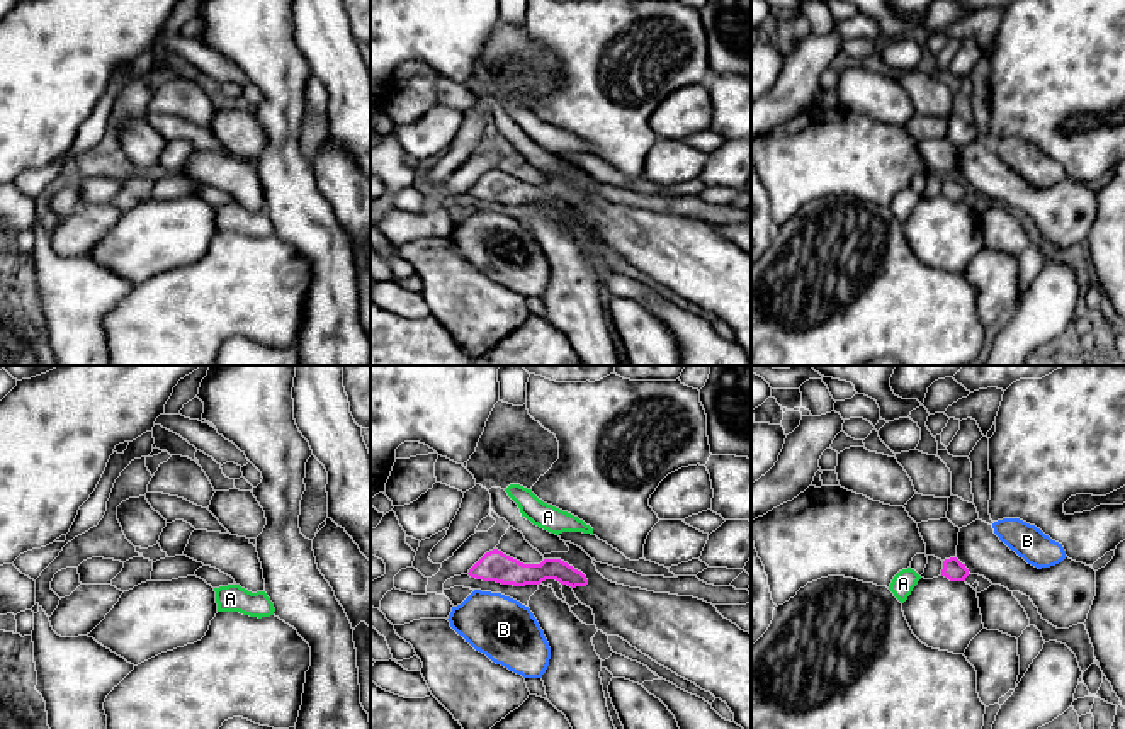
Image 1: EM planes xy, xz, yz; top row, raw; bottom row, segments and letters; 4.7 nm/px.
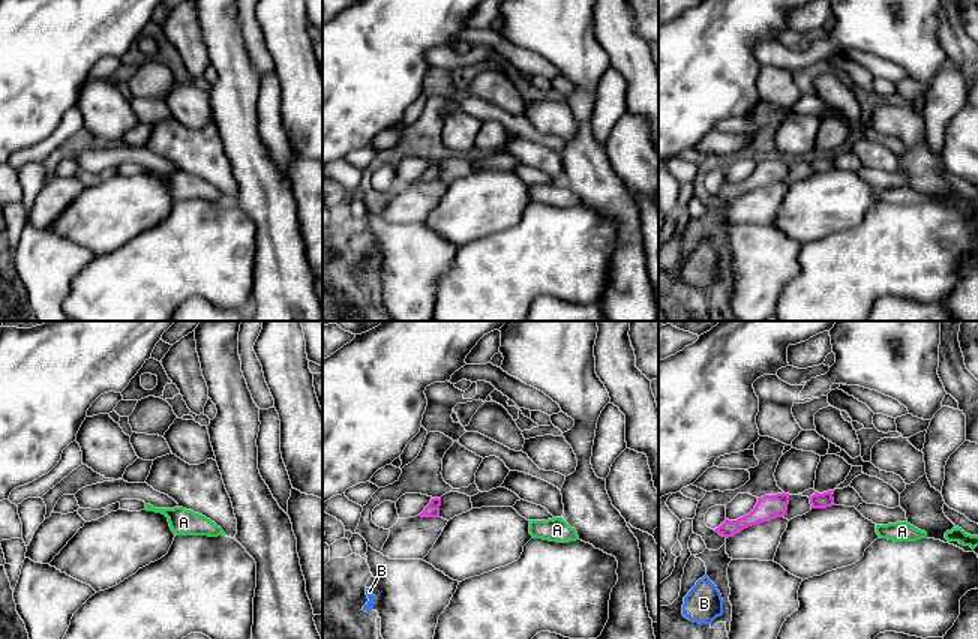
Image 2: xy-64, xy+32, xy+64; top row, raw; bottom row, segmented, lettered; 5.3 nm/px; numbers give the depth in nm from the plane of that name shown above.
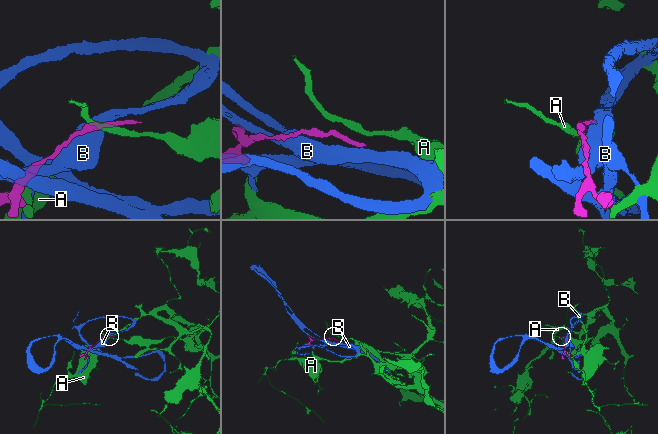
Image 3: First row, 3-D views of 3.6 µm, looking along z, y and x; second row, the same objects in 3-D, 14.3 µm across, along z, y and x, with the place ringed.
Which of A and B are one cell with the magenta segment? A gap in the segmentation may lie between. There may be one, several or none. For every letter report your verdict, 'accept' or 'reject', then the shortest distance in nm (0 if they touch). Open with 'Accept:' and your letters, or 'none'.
Accept: none
A: reject; 100 nm apart
B: reject; 50 nm apart

